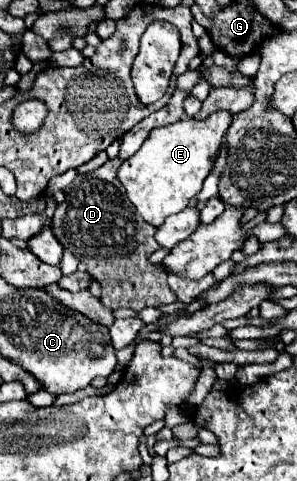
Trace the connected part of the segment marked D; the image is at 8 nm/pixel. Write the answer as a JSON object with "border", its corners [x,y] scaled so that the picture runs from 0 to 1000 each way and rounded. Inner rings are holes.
{"border":[[[391,326],[391,331],[364,331],[343,347],[330,347],[310,360],[256,364],[256,372],[215,393],[222,414],[182,439],[175,484],[209,505],[209,514],[242,522],[269,538],[283,559],[330,580],[330,588],[343,593],[343,617],[337,622],[350,626],[357,638],[370,638],[370,642],[438,638],[451,647],[478,647],[485,638],[532,638],[532,634],[586,630],[593,617],[566,601],[559,568],[539,555],[498,547],[498,530],[519,526],[525,518],[539,518],[519,501],[525,472],[498,468],[458,443],[458,430],[424,410],[424,397],[391,368],[391,356],[397,356],[404,343],[411,343],[411,335]]]}

